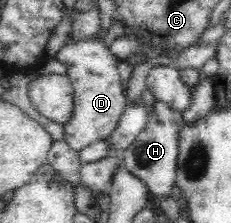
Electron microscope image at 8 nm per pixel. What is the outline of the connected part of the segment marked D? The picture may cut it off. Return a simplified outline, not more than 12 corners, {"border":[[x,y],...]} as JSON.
{"border":[[96,35],[68,37],[73,116],[63,139],[76,151],[106,140],[128,106],[121,60]]}

